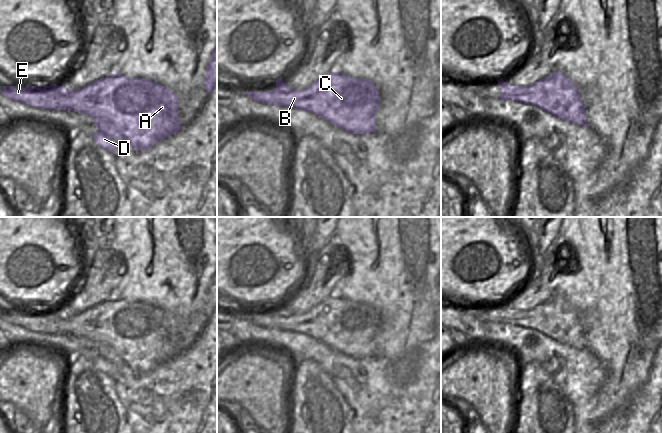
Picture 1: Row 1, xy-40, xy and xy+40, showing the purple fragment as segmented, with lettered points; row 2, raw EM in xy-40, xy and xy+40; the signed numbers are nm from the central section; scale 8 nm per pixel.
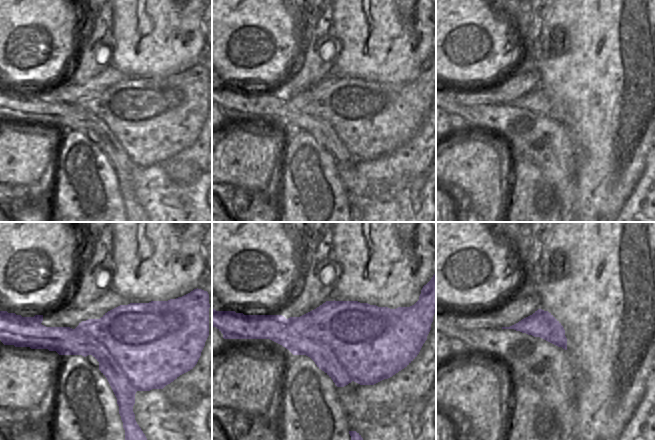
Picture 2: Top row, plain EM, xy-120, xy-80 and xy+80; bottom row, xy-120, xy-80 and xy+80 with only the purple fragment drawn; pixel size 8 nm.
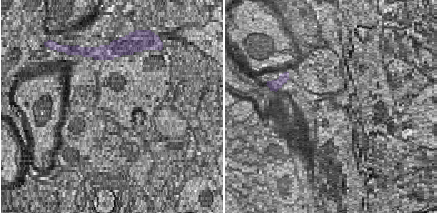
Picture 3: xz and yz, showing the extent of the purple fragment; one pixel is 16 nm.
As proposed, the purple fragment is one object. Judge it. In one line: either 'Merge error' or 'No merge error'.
Merge error.

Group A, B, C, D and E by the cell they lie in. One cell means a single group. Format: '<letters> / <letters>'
A B C / D E

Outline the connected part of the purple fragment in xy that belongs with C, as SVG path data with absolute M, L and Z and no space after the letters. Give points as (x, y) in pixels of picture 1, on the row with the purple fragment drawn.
M330 71L303 90L291 90L280 78L276 80L276 90L285 92L286 97L270 100L279 102L282 106L307 110L353 134L376 132L376 109L380 103L380 93L376 85L369 80Z

